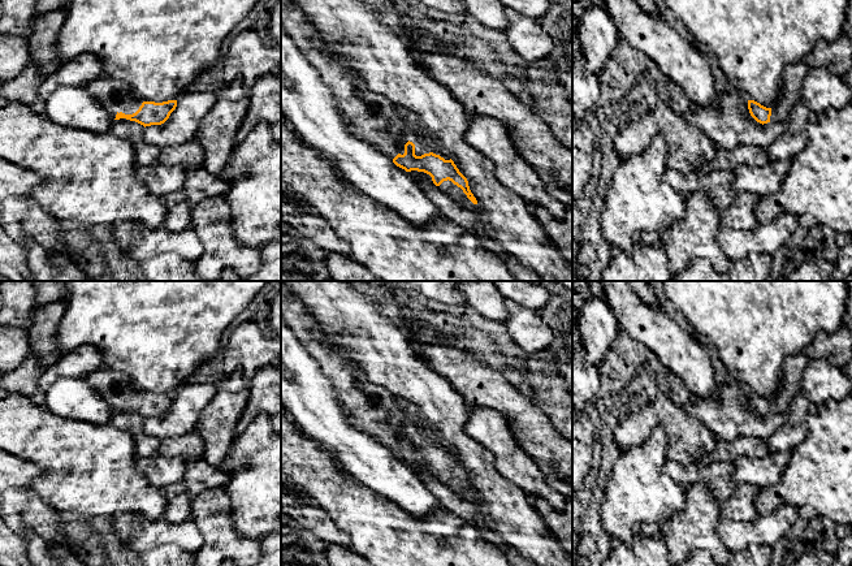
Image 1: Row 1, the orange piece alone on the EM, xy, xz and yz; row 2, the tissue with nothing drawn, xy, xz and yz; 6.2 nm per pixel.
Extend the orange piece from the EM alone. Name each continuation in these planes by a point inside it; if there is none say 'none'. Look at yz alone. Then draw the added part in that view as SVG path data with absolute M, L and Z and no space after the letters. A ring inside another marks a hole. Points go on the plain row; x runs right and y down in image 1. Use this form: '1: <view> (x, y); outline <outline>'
1: yz (794, 366); outline M804 354L790 355L783 363L780 385L771 399L771 414L784 414L791 401L800 393L801 377L810 363Z

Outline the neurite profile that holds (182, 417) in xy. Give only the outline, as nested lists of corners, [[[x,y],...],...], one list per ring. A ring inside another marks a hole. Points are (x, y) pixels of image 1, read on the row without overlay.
[[[211,383],[182,384],[176,390],[176,401],[164,415],[144,419],[142,433],[164,440],[194,432],[216,390],[217,384]]]

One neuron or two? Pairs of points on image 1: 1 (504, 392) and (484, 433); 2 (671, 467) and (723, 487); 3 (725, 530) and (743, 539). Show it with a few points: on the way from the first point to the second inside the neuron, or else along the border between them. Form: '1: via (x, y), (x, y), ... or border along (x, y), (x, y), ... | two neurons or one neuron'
1: border along (470, 409), (496, 410), (509, 423), (513, 436) | two neurons
2: via (684, 474), (710, 476) | one neuron
3: via (729, 531), (739, 536) | one neuron

